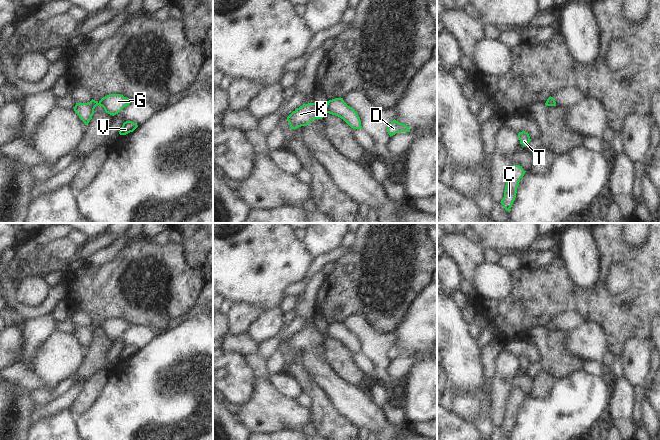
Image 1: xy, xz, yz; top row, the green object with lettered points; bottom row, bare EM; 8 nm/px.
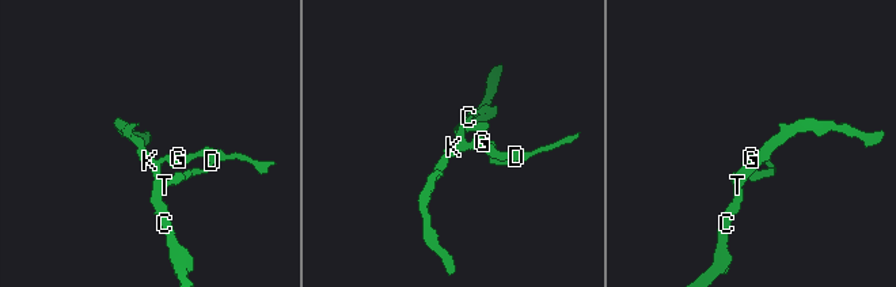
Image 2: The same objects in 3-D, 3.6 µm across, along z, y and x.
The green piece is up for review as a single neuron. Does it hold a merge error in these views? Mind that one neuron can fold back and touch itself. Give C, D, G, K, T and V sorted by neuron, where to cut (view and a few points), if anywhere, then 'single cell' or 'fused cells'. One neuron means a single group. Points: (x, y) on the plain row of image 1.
C D G K T V | no cut | single cell

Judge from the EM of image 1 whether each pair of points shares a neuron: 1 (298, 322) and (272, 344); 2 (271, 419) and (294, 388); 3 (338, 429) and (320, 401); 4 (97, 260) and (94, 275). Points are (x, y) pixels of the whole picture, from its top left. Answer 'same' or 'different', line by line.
1: same
2: different
3: same
4: different

